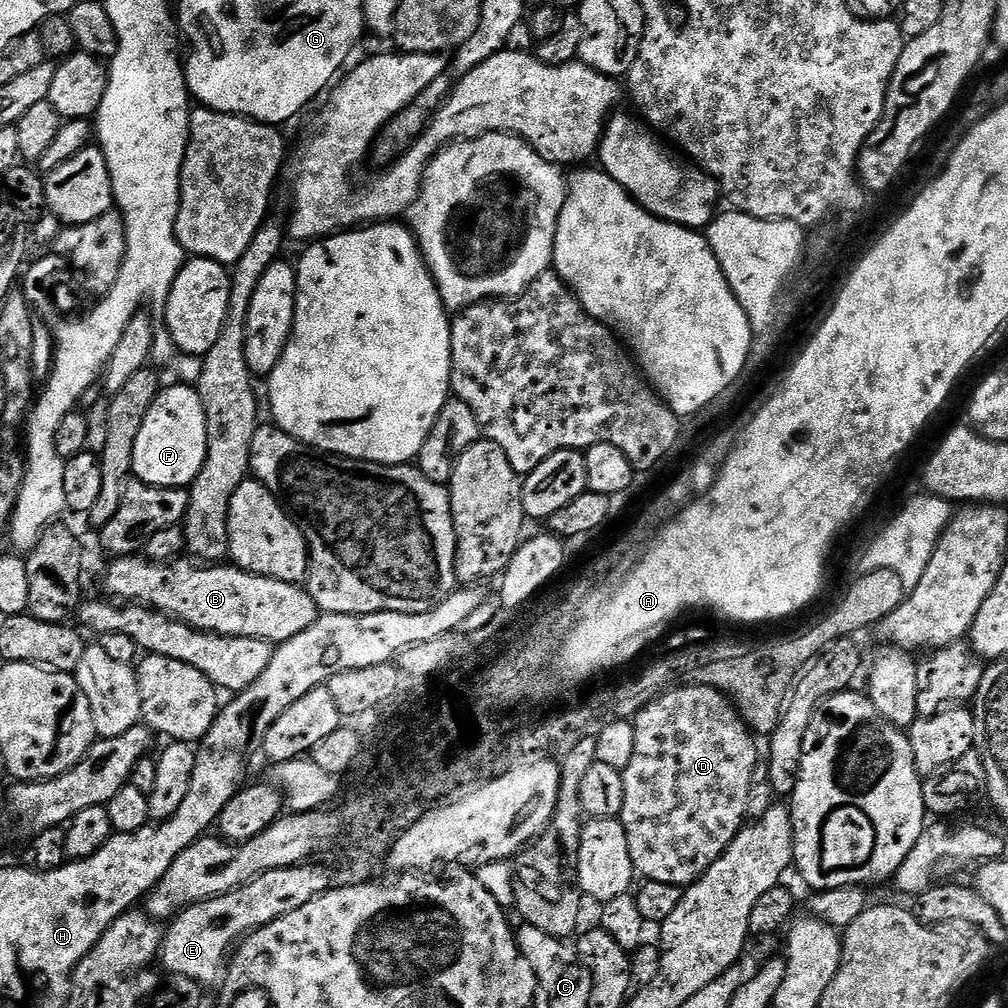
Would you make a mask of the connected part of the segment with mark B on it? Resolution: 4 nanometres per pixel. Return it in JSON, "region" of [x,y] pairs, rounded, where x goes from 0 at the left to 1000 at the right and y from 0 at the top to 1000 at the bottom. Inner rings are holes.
{"region":[[[139,550],[121,552],[110,559],[103,567],[103,583],[108,592],[154,603],[201,627],[260,633],[273,641],[292,633],[292,629],[300,629],[315,610],[305,582],[285,579],[267,571],[253,571],[233,562],[195,562],[187,554],[157,560]]]}

